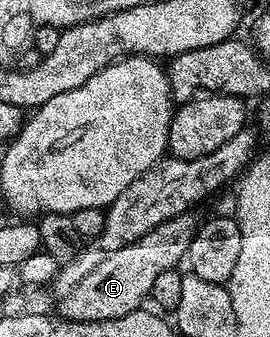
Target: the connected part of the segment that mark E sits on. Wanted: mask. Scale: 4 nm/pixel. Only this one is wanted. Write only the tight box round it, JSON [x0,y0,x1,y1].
[56,212,200,321]

